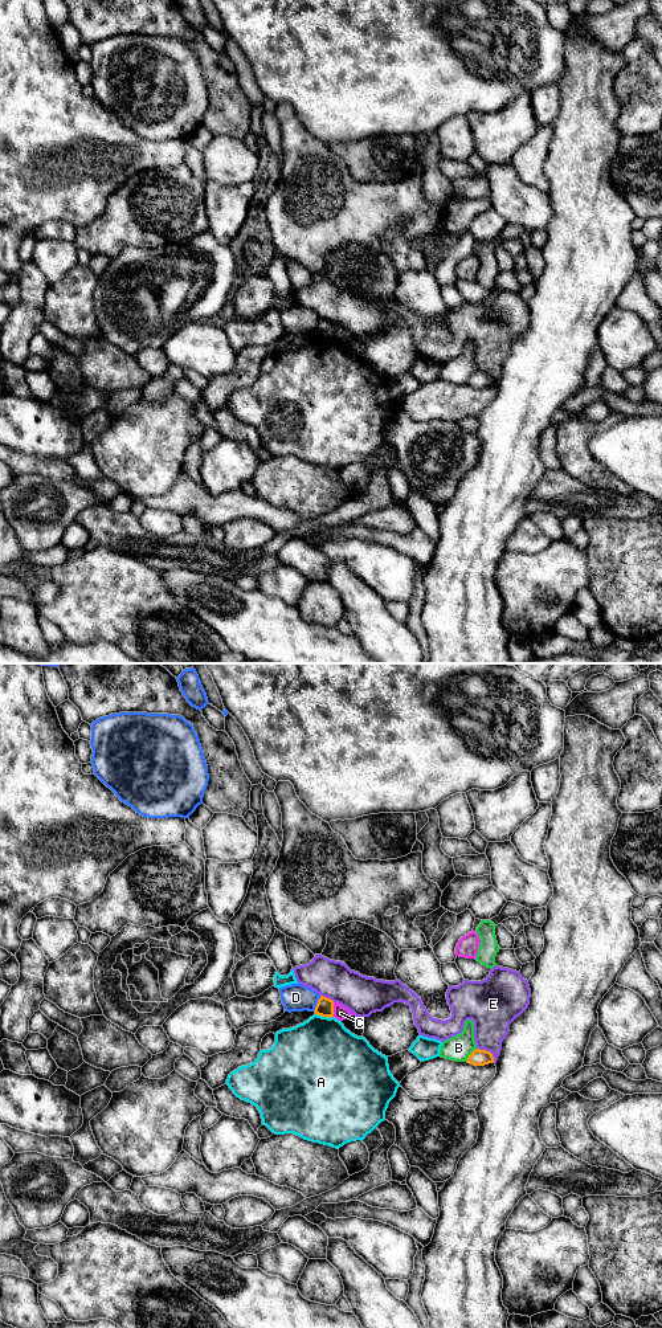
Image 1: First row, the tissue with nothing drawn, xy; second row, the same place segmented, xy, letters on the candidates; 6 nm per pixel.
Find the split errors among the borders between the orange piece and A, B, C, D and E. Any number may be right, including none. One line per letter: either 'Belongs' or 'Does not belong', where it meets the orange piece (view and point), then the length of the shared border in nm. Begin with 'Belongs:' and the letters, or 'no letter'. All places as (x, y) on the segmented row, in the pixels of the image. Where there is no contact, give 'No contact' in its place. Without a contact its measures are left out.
Belongs: no letter
A: Does not belong. Touches orange at xy (325, 1016). Shared border 110 nm
B: Does not belong. Touches orange at xy (470, 1054). Shared border 110 nm
C: Does not belong. Touches orange at xy (332, 1009). Shared border 90 nm
D: Does not belong. Touches orange at xy (317, 1004). Shared border 110 nm
E: Does not belong. Touches orange at xy (489, 1051). Shared border 140 nm

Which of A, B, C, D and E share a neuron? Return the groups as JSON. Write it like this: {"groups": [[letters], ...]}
{"groups": [["A"], ["B"], ["C"], ["D"], ["E"]]}

